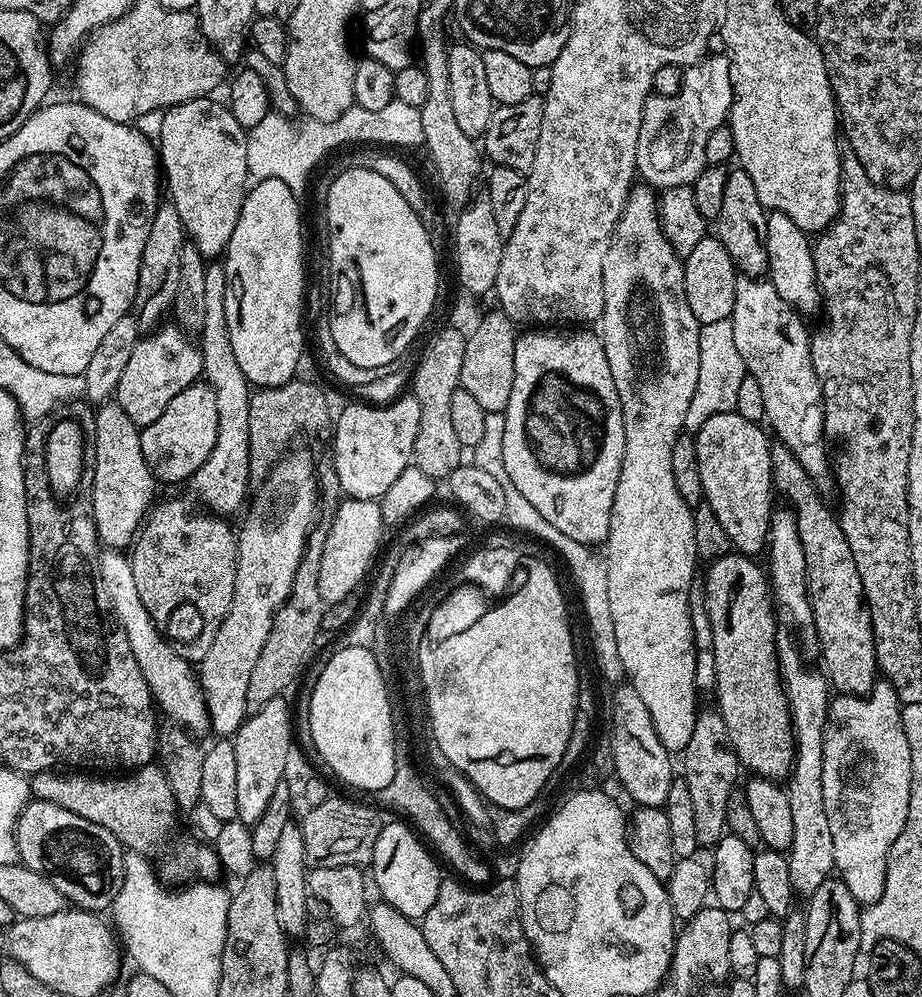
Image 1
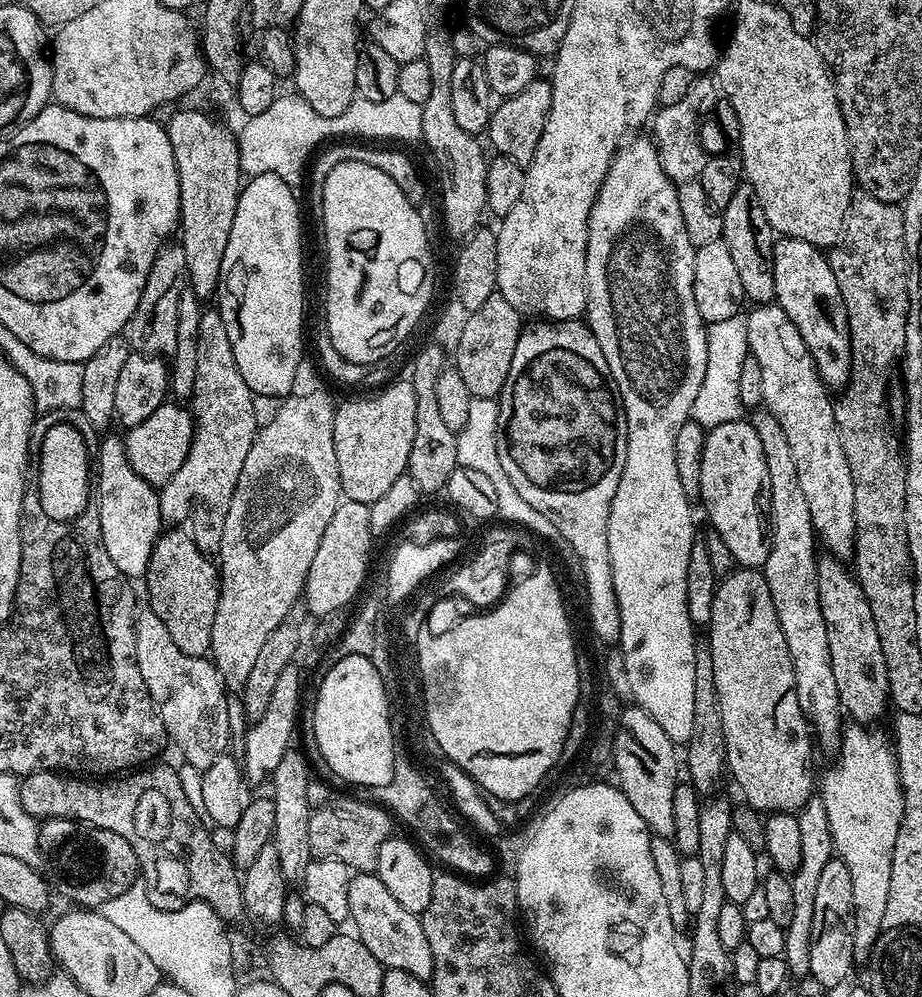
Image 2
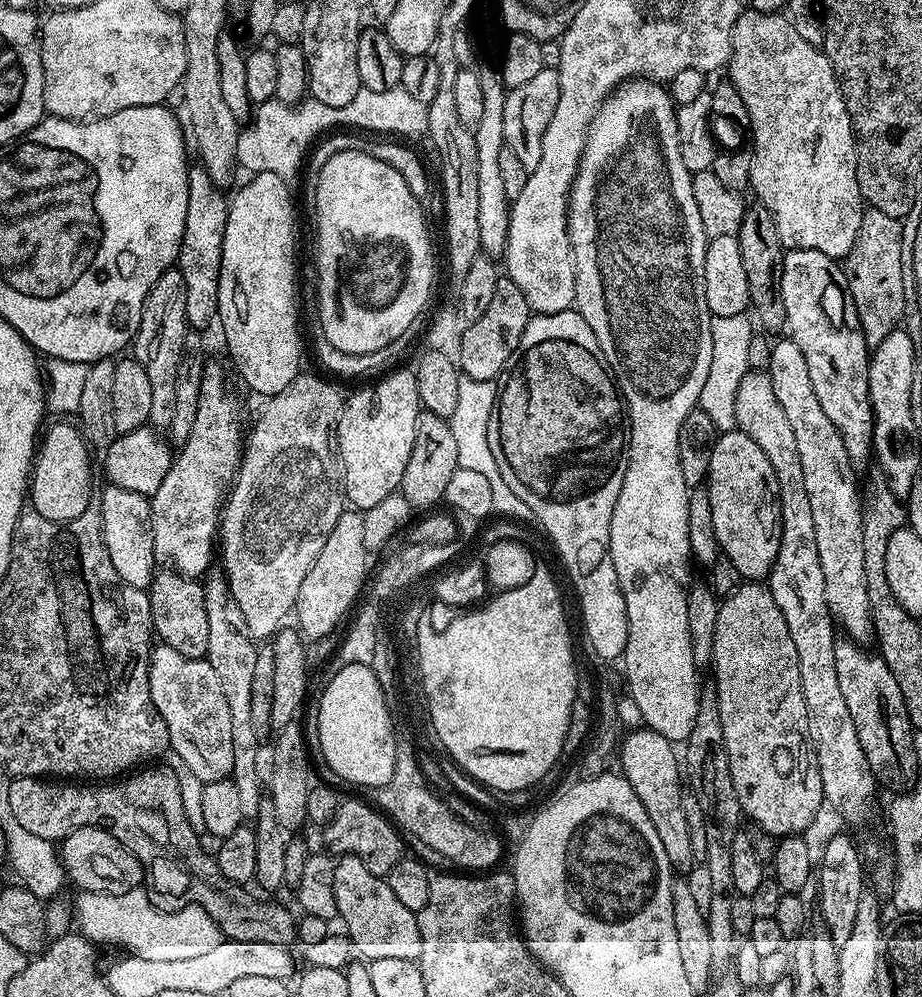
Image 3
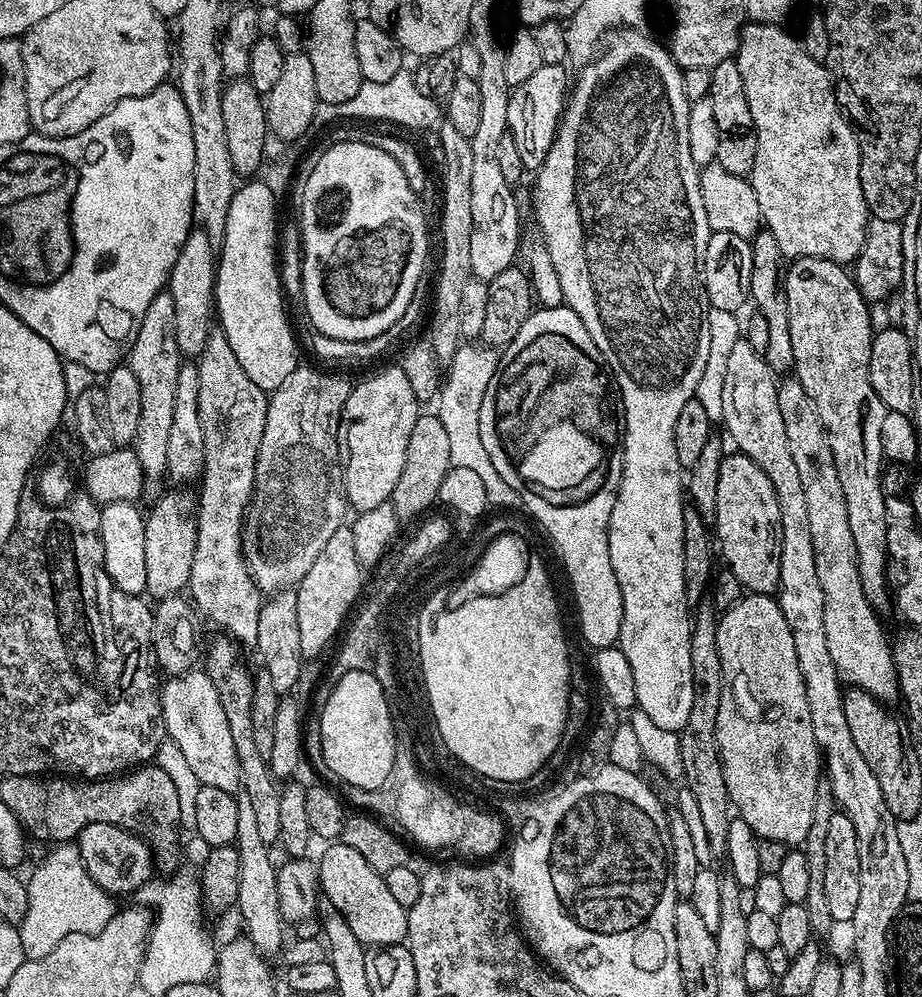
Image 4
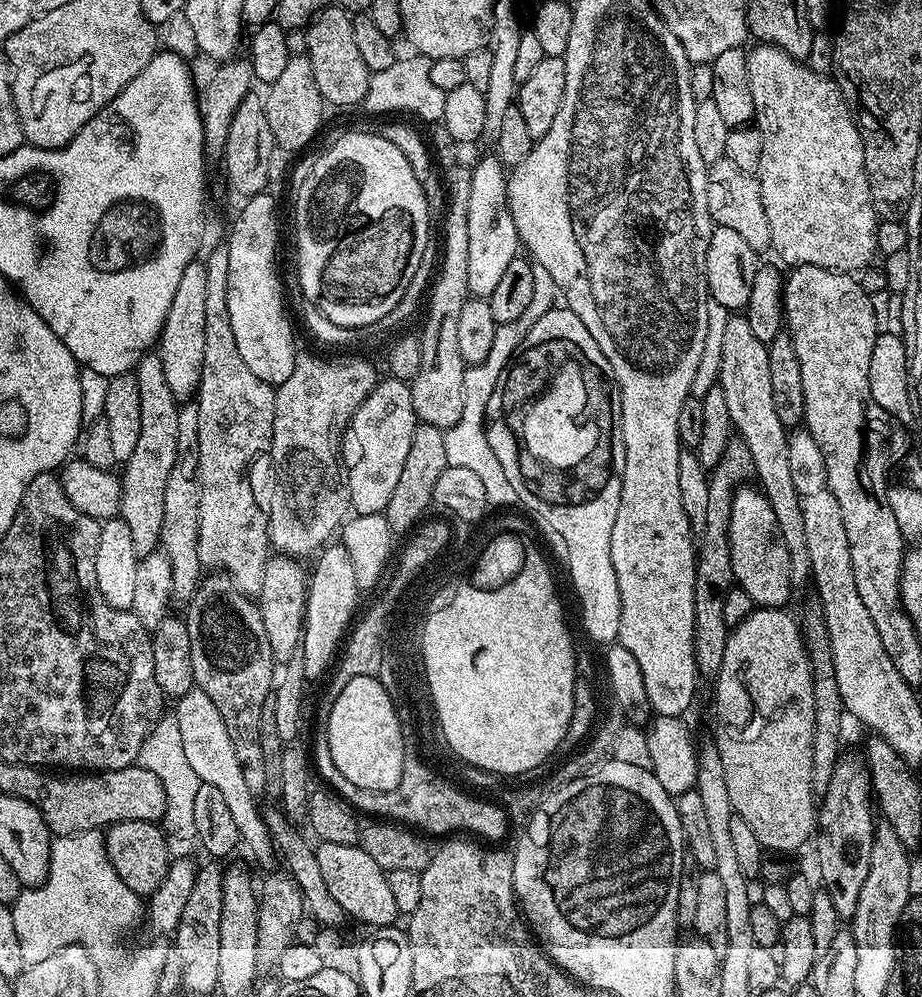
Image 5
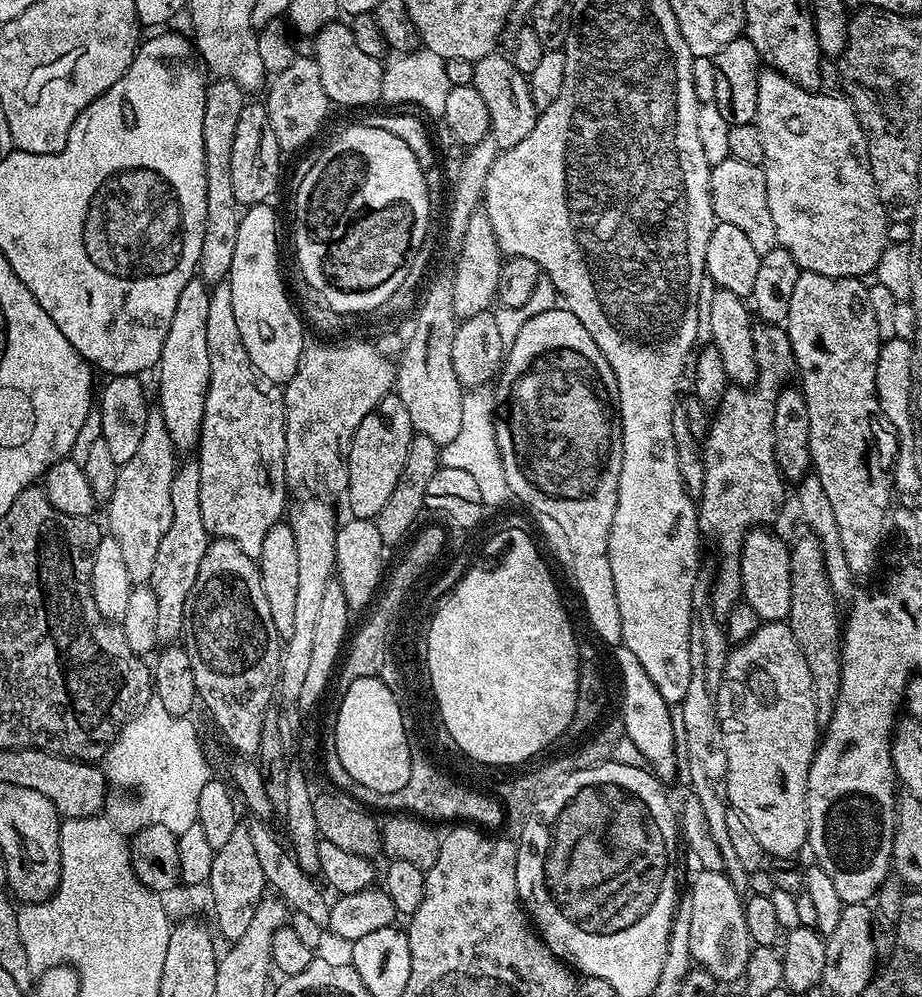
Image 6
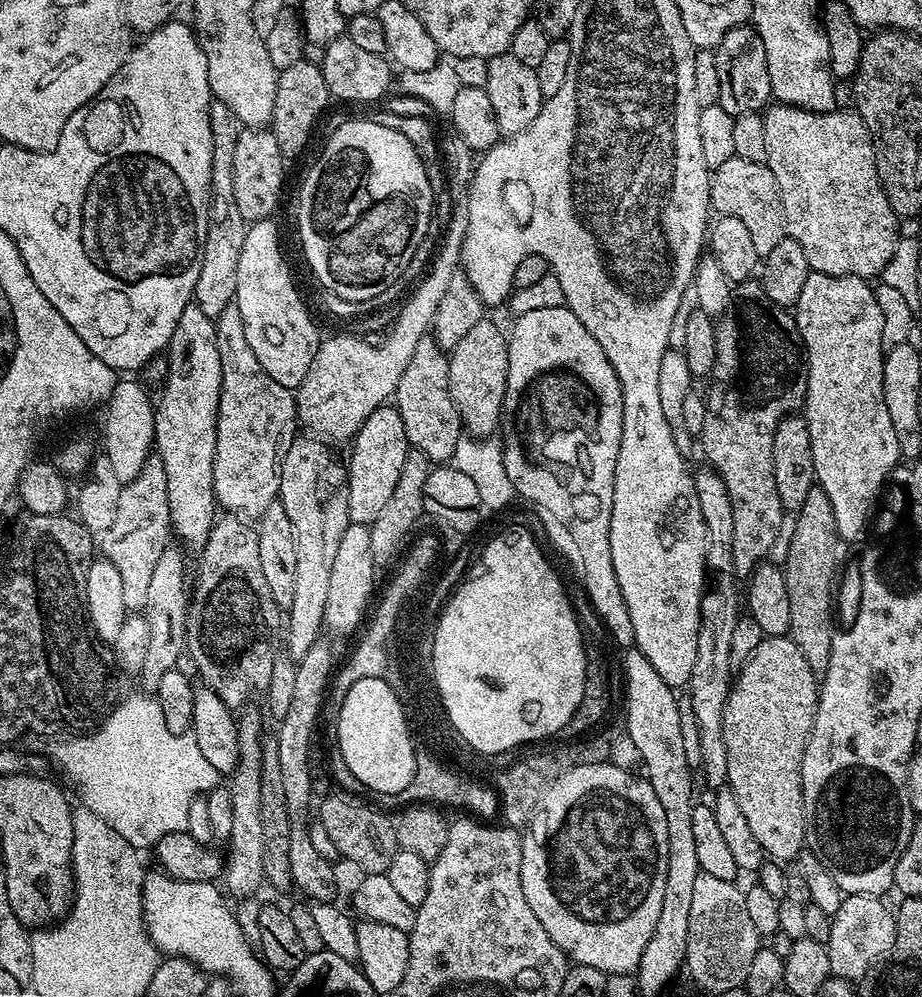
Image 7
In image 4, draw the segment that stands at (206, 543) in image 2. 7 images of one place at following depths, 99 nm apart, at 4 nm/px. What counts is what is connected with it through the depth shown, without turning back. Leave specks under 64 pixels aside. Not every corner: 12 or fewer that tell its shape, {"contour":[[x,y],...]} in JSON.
{"contour":[[155,497],[144,517],[149,597],[183,593],[197,501]]}

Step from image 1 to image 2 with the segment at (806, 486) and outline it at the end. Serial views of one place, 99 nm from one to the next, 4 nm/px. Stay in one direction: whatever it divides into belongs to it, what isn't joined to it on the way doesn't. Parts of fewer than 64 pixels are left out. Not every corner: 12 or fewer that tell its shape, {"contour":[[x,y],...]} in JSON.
{"contour":[[821,555],[818,606],[841,709],[889,711],[886,658],[853,569]]}

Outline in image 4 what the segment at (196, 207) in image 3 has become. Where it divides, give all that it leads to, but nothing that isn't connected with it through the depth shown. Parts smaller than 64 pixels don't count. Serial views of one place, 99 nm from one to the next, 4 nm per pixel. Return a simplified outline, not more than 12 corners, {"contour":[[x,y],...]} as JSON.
{"contour":[[189,232],[166,285],[181,357],[214,330],[218,250]]}

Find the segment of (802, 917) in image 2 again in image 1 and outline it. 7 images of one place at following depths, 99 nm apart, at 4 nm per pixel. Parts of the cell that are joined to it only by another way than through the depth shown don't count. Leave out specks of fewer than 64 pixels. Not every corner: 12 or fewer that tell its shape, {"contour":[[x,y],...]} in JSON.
{"contour":[[776,649],[796,757],[790,886],[807,898],[833,875],[822,798],[828,677]]}

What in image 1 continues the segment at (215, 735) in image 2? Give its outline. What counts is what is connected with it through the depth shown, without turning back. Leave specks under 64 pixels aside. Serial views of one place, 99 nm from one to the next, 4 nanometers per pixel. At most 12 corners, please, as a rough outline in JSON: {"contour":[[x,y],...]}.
{"contour":[[121,549],[100,582],[161,713],[208,732],[197,669],[154,622]]}

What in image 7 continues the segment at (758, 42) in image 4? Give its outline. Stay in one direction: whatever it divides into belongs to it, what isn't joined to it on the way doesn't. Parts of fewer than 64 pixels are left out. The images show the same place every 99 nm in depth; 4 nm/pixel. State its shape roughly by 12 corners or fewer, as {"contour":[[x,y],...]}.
{"contour":[[854,110],[763,113],[811,271],[879,277],[898,217]]}

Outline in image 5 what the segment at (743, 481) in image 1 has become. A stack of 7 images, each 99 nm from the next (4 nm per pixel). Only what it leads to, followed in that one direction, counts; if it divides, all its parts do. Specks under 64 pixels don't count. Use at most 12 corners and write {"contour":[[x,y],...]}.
{"contour":[[759,487],[736,489],[732,579],[756,608],[794,591],[790,550]]}

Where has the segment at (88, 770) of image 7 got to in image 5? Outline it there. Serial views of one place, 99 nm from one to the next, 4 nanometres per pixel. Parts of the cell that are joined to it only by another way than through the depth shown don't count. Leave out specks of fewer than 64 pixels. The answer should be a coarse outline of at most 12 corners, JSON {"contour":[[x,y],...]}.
{"contour":[[175,715],[156,721],[139,763],[166,790],[162,824],[192,840],[194,774]]}

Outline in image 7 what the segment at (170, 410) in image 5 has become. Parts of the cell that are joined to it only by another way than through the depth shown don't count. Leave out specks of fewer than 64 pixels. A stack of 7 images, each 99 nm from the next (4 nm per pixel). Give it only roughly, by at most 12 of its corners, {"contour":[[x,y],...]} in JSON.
{"contour":[[159,454],[123,485],[98,540],[129,610],[173,536]]}

